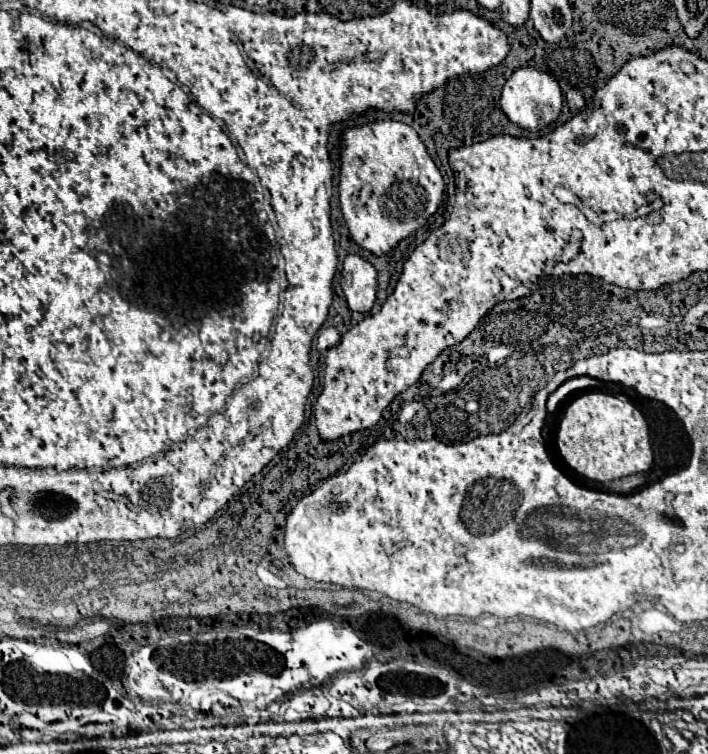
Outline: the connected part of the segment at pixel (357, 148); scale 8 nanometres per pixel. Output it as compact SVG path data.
M375 120L351 128L343 134L339 200L349 234L363 250L369 250L375 256L389 254L391 248L395 248L403 238L421 228L427 222L427 218L431 218L437 212L443 200L443 192L443 176L435 166L433 158L429 156L425 144L421 142L419 134L411 126L401 124L397 120Z

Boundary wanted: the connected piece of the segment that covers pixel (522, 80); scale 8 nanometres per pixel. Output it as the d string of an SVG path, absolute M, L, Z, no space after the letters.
M519 68L511 74L511 78L505 82L503 92L501 92L501 110L503 114L517 124L519 128L527 132L539 132L541 128L547 128L559 118L563 106L563 94L553 76L547 72L539 72L535 68Z

